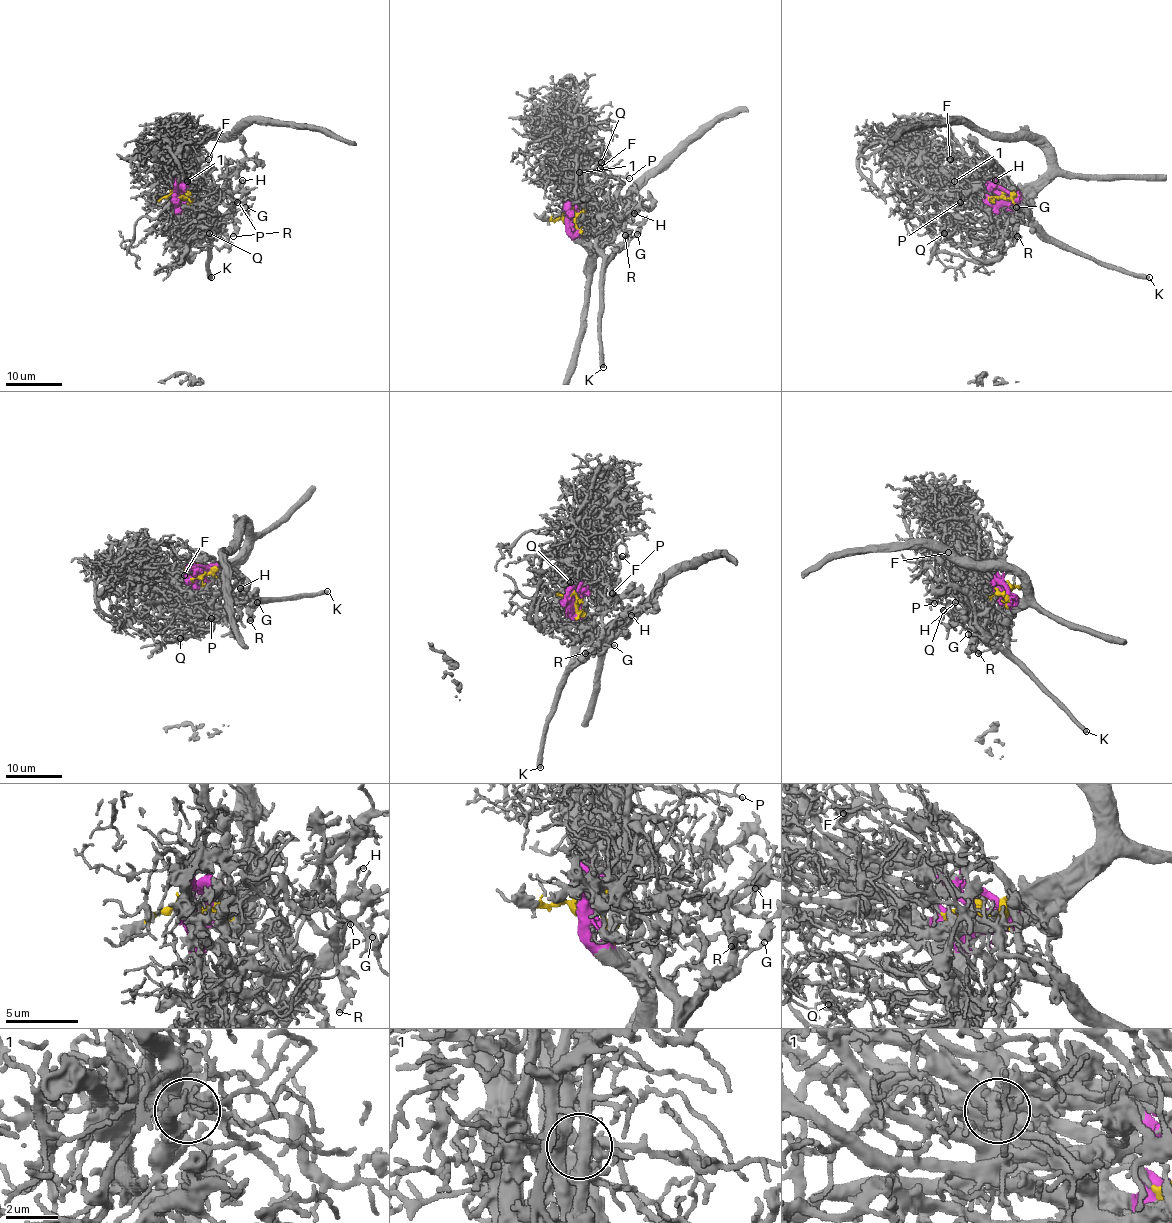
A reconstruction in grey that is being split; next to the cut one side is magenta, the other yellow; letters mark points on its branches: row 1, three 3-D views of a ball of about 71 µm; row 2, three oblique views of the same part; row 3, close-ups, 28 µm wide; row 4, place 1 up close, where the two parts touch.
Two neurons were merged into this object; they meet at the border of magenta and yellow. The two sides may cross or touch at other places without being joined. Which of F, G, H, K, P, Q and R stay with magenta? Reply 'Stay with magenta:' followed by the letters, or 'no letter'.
Stay with magenta: F, P, Q

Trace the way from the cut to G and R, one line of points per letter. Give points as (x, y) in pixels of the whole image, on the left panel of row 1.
G: (176, 195), (183, 198), (196, 195), (201, 209), (210, 216), (232, 215), (245, 206)
R: (176, 195), (183, 198), (196, 195), (201, 209), (210, 216), (224, 215), (231, 205), (232, 236)

